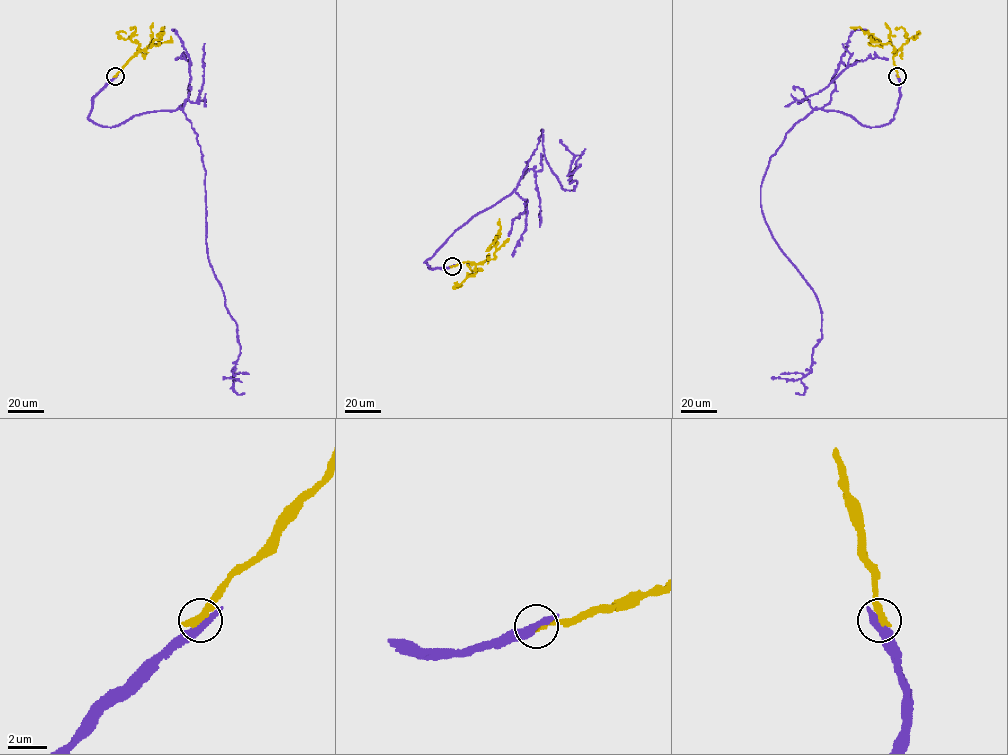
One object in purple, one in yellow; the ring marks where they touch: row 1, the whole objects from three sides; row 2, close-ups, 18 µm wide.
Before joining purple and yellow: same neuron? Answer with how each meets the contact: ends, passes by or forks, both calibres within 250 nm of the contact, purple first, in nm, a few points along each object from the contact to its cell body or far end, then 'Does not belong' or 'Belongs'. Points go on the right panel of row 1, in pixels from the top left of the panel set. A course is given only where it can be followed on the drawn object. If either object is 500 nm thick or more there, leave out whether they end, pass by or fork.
At the ring purple passes by. At the ring yellow ends. Thickness 320 nm (purple) against 440 nm. Course of purple: (897, 76), (887, 124), (814, 109), (770, 158), (764, 220), (822, 318), (811, 370), (771, 378). Course of yellow: (897, 76), (893, 61), (895, 48), (891, 44), (881, 43), (860, 27), (850, 27). Does not belong

